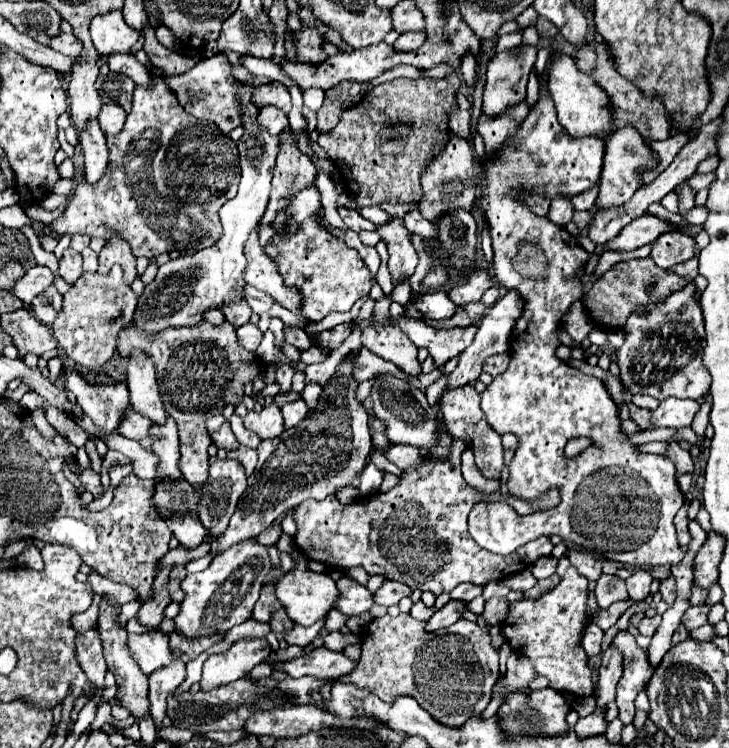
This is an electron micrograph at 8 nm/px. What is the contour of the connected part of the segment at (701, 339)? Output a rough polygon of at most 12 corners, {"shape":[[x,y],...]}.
{"shape":[[689,282],[635,308],[621,382],[657,400],[699,400],[703,314]]}

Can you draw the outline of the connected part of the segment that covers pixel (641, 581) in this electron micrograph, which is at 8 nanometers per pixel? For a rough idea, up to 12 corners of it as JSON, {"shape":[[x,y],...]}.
{"shape":[[647,570],[627,578],[629,600],[643,602],[653,578]]}

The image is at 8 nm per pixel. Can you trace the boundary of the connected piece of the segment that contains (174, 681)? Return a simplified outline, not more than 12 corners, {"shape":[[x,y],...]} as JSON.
{"shape":[[171,660],[149,676],[151,718],[156,730],[165,700],[185,680],[185,662]]}

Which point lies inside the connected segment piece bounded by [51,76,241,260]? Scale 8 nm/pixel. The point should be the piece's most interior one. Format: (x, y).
(168, 174)

